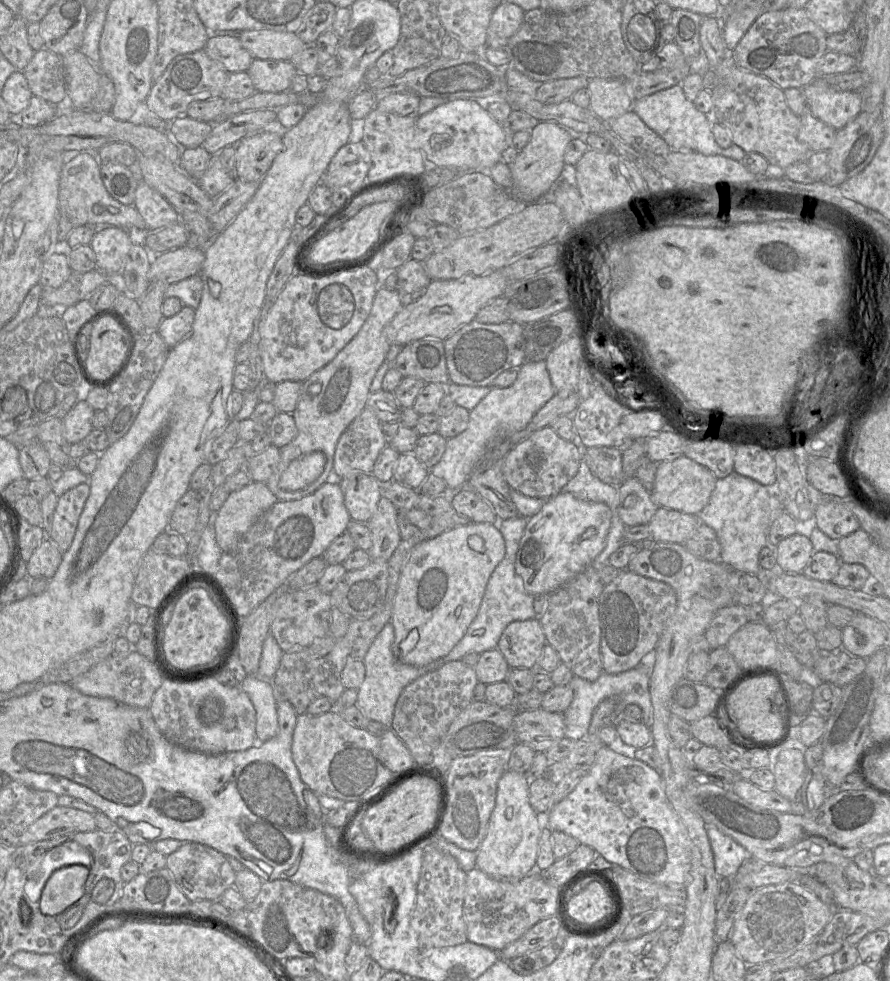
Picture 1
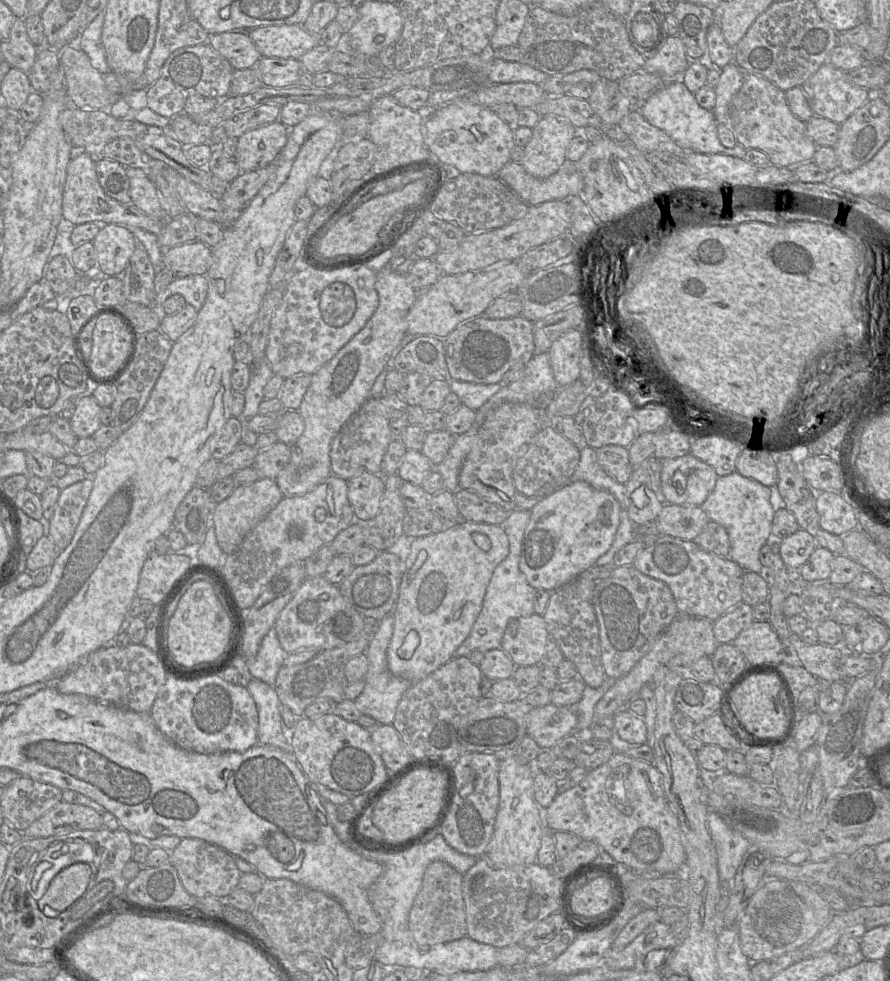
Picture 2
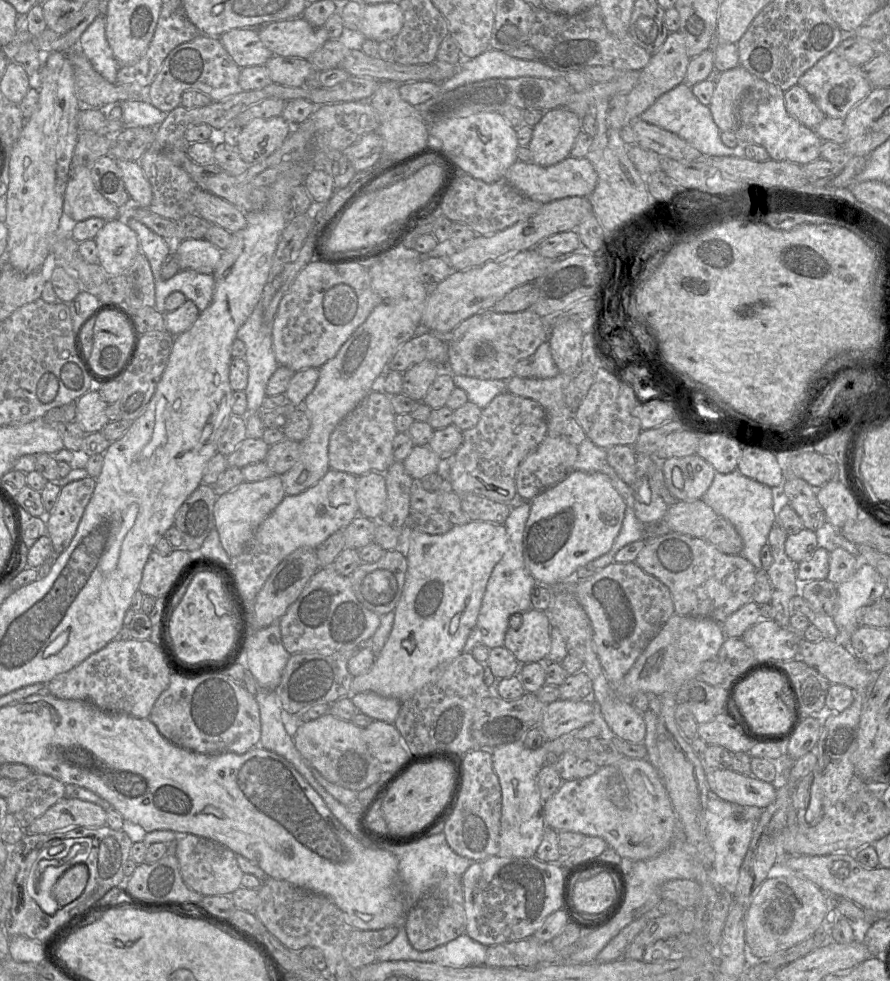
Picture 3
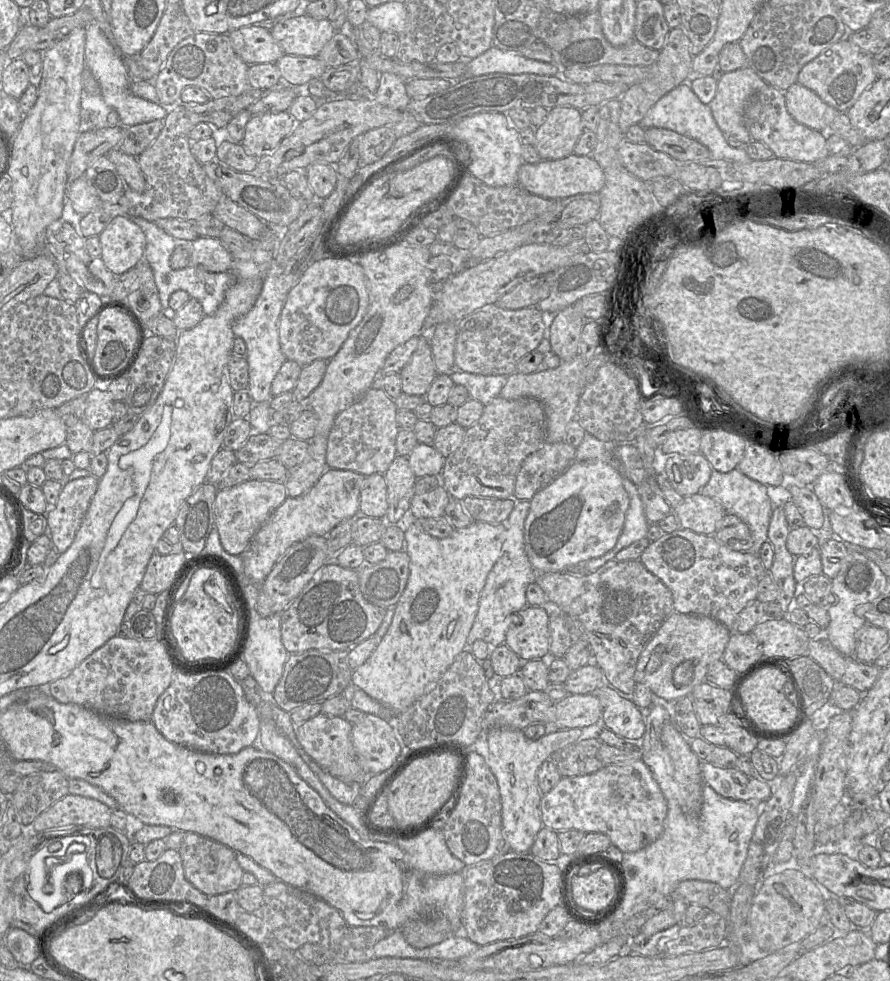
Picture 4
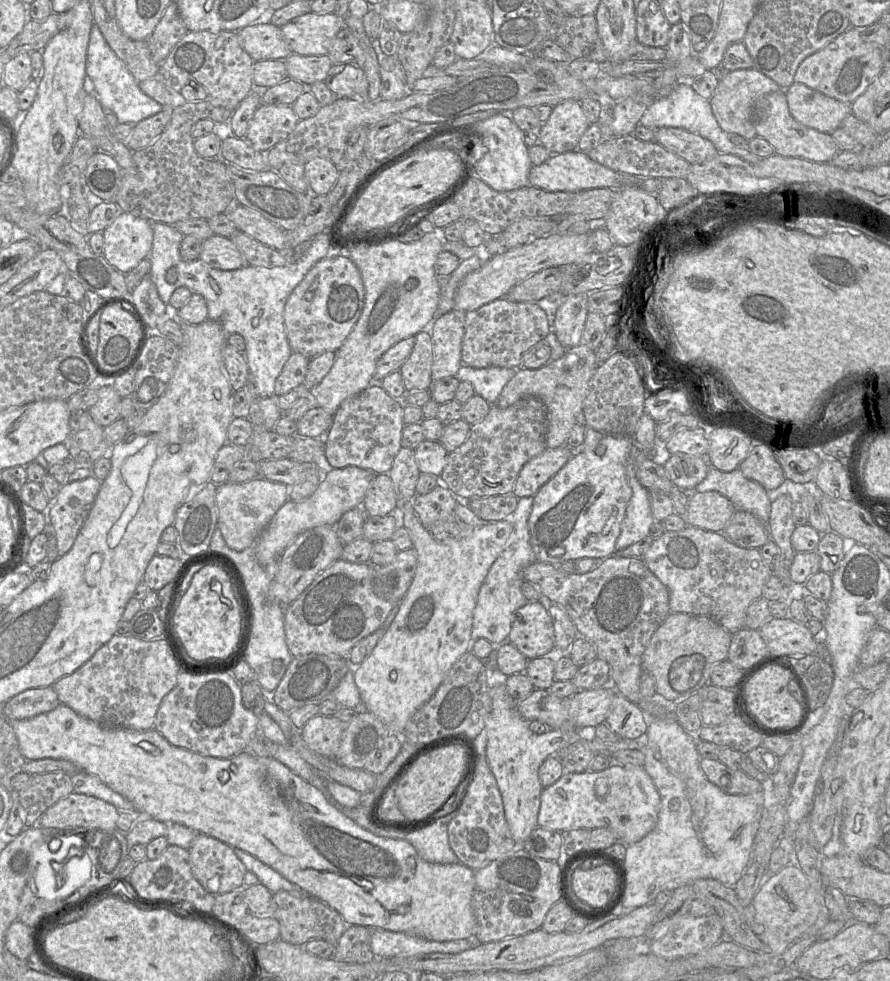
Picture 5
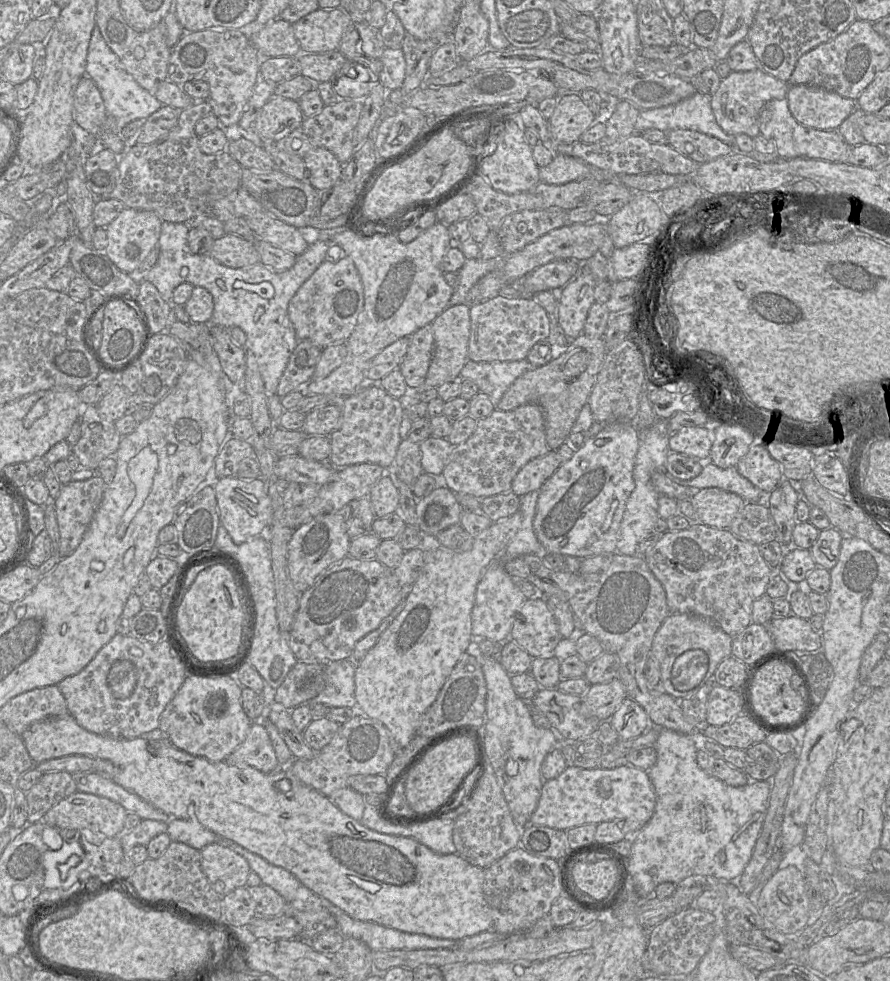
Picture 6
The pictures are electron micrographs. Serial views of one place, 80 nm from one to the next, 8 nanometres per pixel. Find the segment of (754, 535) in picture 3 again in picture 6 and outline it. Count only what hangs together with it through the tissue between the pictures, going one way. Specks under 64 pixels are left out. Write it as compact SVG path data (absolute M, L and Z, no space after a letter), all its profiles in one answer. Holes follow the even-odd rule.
M704 461L701 473L695 478L690 480L672 478L672 480L695 489L717 487L739 495L746 502L762 502L767 495L744 478L735 466L720 468L711 461Z

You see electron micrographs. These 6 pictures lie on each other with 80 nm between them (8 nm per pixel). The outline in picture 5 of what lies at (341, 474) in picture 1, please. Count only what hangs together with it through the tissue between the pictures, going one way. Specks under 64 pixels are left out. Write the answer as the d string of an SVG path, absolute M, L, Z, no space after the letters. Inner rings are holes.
M373 381L359 394L344 400L324 437L324 465L328 468L356 466L375 474L387 474L402 448L404 408L402 400L393 398L382 388L381 381Z

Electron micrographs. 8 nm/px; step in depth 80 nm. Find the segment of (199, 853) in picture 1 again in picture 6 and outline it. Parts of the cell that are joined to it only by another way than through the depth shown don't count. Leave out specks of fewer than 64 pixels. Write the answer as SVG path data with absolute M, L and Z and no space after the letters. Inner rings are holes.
M213 843L201 849L201 868L214 890L222 898L232 890L246 886L251 871L248 861L229 847Z

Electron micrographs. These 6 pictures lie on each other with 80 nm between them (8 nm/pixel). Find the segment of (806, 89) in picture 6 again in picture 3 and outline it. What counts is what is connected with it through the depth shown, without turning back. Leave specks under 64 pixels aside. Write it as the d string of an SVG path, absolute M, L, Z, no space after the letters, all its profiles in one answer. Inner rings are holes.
M794 85L784 93L786 111L802 125L815 129L826 117L810 94Z

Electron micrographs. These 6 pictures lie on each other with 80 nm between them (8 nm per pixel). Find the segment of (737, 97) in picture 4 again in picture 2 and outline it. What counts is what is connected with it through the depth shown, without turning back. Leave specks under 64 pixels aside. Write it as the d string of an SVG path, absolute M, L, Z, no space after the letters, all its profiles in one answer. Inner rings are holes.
M734 62L721 69L715 87L715 106L712 110L717 123L728 127L728 107L743 85L745 72Z

